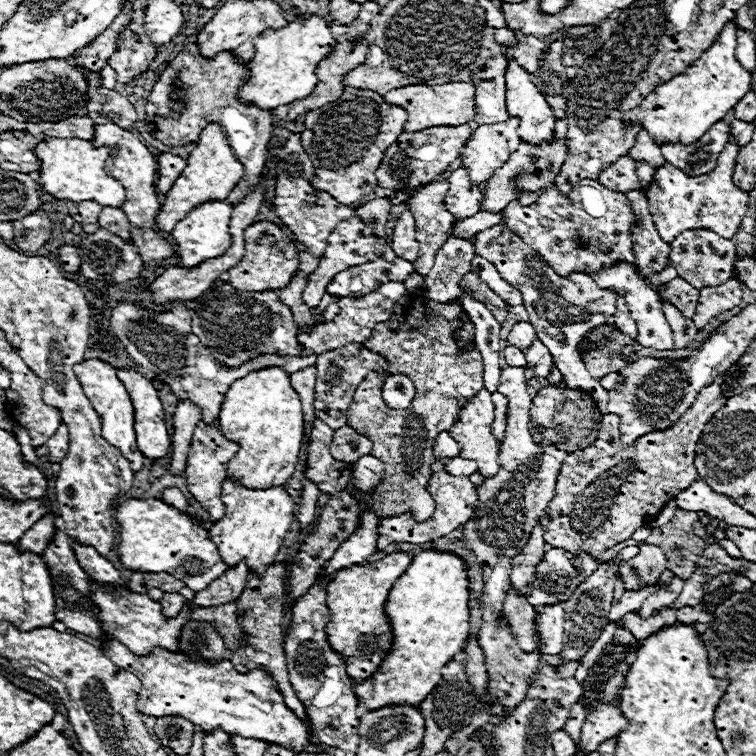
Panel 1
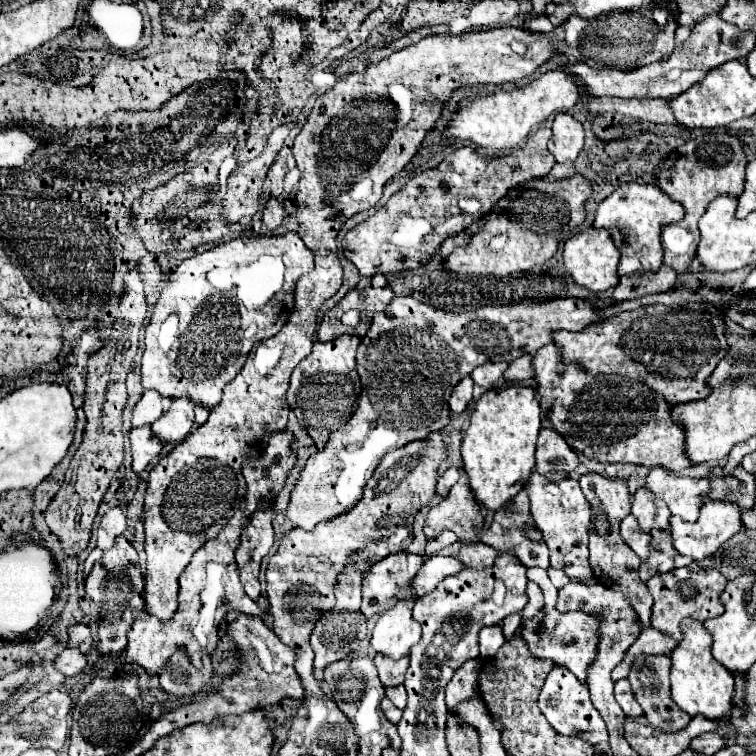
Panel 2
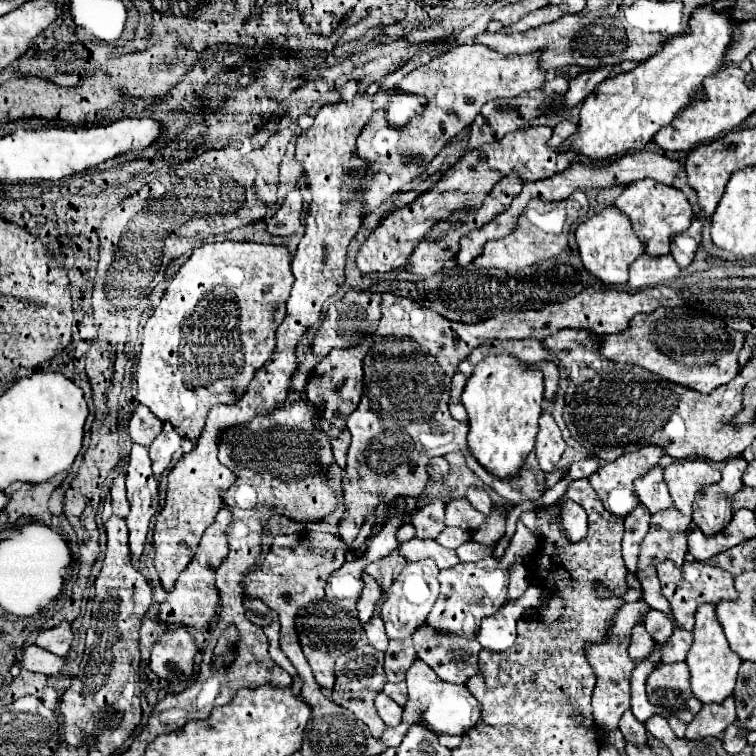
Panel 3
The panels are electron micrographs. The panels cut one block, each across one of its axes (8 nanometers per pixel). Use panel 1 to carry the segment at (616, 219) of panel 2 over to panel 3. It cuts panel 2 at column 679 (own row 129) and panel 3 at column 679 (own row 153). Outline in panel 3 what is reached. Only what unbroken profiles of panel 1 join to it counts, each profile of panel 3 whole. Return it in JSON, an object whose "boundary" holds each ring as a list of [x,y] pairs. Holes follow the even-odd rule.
{"boundary":[[[650,178],[628,184],[624,188],[624,192],[618,196],[618,200],[614,202],[614,208],[618,208],[622,214],[626,214],[630,218],[636,236],[644,244],[644,254],[654,256],[654,258],[668,254],[670,252],[670,236],[684,232],[694,218],[692,206],[688,204],[686,196],[680,190],[676,190],[672,186],[664,186]]]}

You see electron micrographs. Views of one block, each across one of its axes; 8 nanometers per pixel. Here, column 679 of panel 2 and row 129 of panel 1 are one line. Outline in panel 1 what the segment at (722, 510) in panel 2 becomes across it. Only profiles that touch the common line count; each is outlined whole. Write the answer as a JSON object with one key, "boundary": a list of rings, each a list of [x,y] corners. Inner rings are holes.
{"boundary":[[[510,60],[506,66],[506,106],[510,116],[534,118],[534,127],[524,128],[520,124],[518,135],[525,142],[540,144],[554,138],[554,114],[540,90],[530,82],[530,74]]]}

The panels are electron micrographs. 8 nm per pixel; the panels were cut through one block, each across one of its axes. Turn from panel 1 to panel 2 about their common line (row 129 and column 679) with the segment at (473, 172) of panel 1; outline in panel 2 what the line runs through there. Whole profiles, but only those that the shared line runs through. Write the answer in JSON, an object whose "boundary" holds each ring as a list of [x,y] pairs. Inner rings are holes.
{"boundary":[[[652,468],[650,474],[644,478],[644,488],[648,488],[648,492],[652,492],[656,498],[664,500],[672,516],[694,522],[702,506],[698,498],[708,492],[708,480],[676,476],[664,468]]]}

